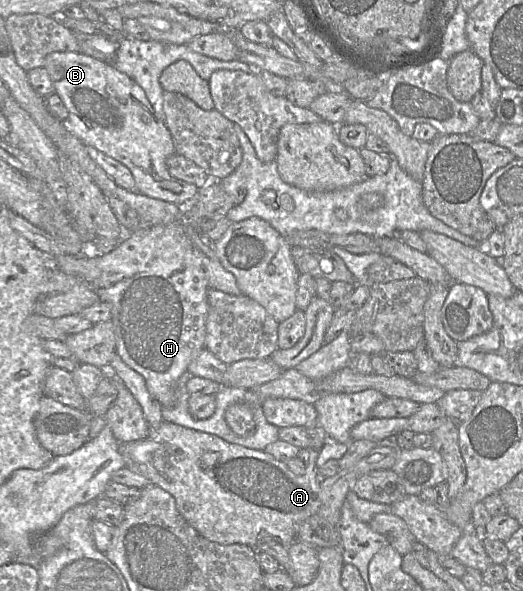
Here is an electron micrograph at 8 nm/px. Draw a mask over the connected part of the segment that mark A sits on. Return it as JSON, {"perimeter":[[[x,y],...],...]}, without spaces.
{"perimeter":[[[163,421],[157,427],[150,427],[149,435],[144,439],[130,442],[119,442],[118,450],[124,459],[125,467],[137,474],[144,476],[150,481],[151,484],[159,486],[163,490],[170,493],[175,499],[178,512],[184,517],[190,526],[192,526],[202,537],[206,538],[207,540],[222,545],[241,544],[249,547],[254,547],[263,542],[276,542],[285,547],[289,547],[296,541],[297,532],[300,525],[308,518],[317,515],[321,506],[321,482],[320,479],[317,479],[318,469],[316,467],[316,461],[318,457],[318,451],[323,447],[327,435],[324,429],[318,423],[314,426],[308,427],[308,432],[311,438],[310,448],[314,450],[312,451],[304,475],[294,474],[288,468],[285,462],[276,459],[274,456],[265,452],[264,450],[255,450],[237,444],[231,444],[217,435],[197,431],[165,421]]]}

